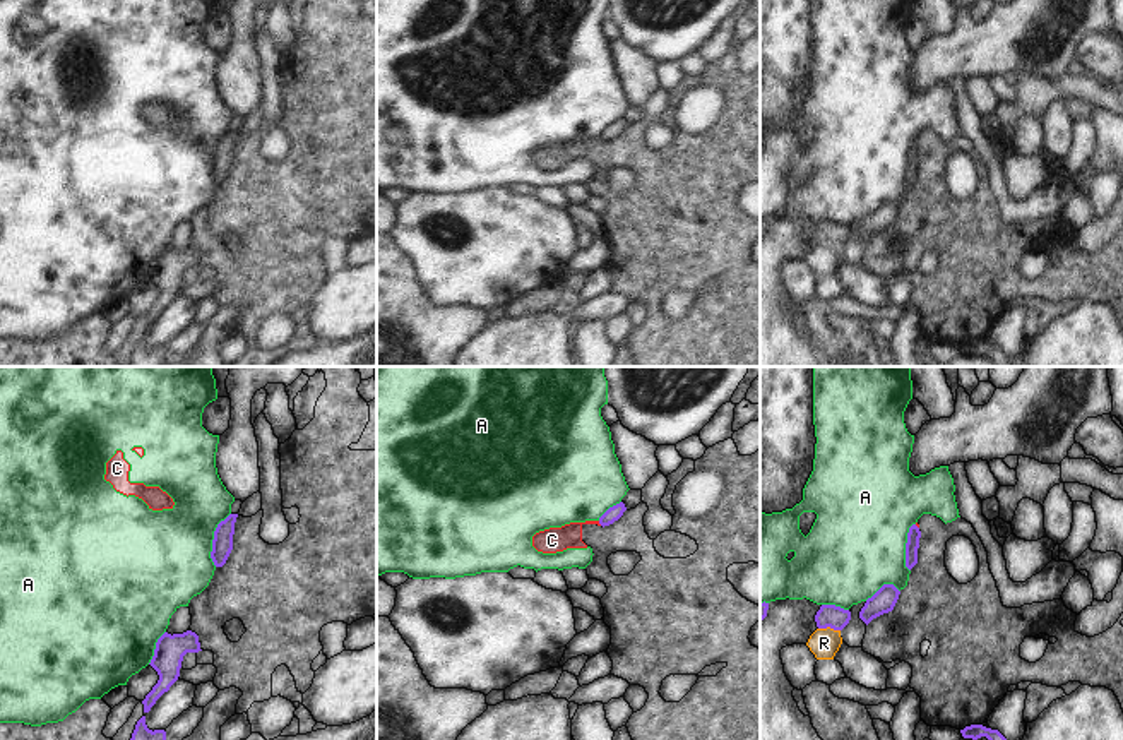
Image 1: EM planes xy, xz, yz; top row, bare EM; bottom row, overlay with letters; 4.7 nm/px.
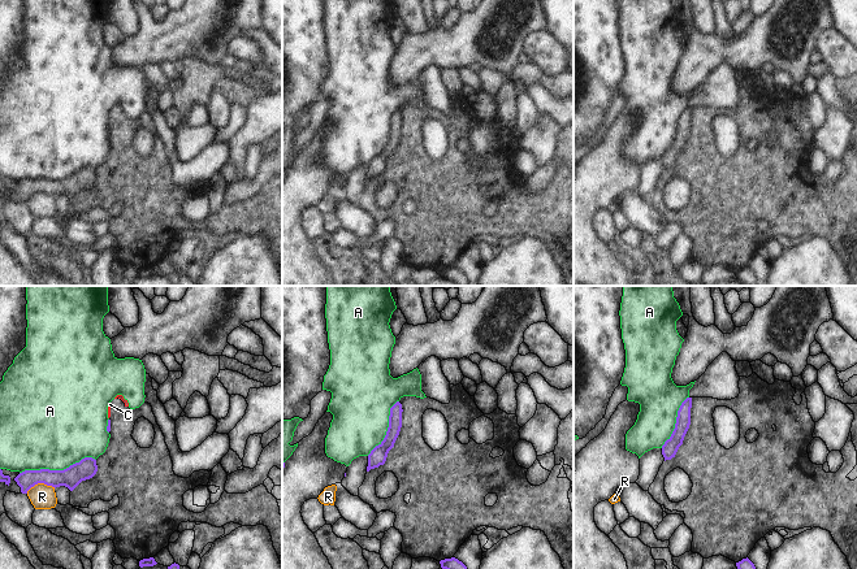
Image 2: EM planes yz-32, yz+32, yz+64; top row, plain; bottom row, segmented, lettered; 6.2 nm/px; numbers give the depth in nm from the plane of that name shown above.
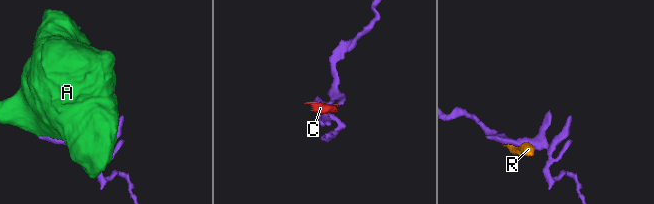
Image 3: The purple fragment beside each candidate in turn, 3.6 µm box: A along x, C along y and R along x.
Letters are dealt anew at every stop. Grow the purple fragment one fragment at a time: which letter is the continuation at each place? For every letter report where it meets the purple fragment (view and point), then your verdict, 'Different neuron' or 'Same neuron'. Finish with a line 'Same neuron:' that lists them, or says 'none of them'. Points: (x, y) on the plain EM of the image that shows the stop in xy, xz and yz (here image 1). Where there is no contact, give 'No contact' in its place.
A: Touches purple at xy (213, 156). Different neuron
C: Touches purple at xz (600, 139). Different neuron
R: Touches purple at yz (829, 242). Different neuron
Same neuron: none of them.

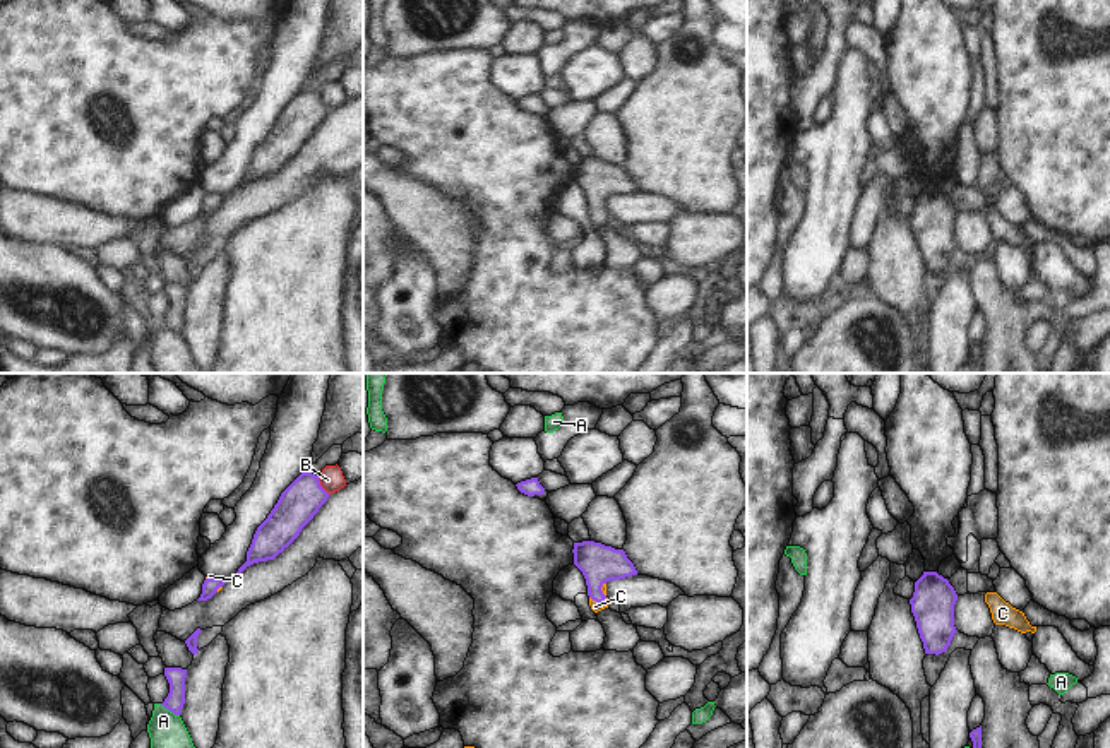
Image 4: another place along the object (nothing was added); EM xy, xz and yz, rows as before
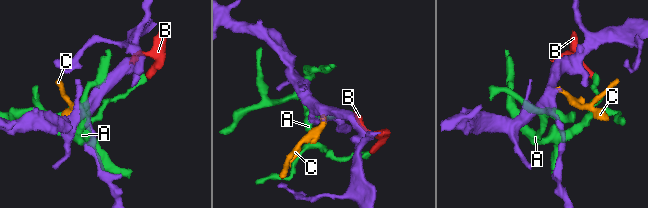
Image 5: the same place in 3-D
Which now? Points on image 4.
A: Touches purple at xy (170, 327). Different neuron
B: Touches purple at xy (319, 101). Different neuron
C: Touches purple at xz (603, 211). Same neuron
Same neuron: C.

